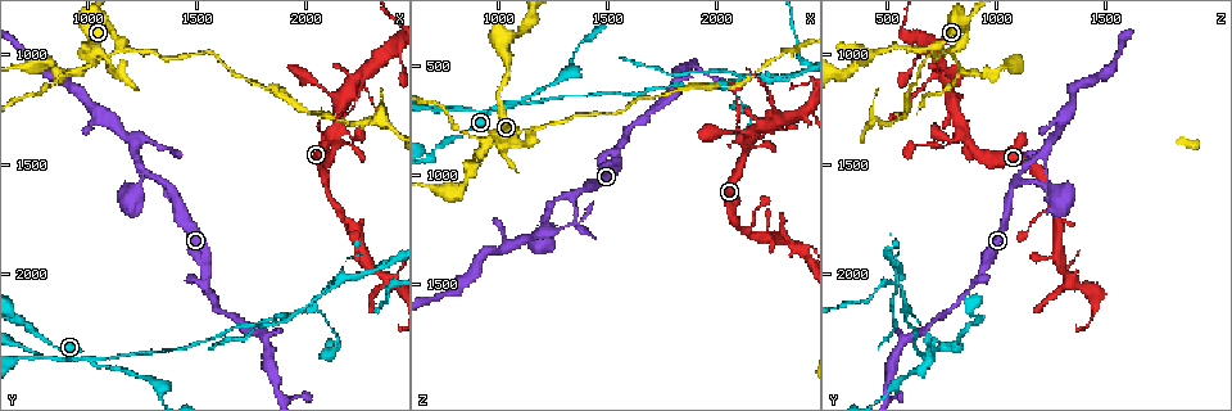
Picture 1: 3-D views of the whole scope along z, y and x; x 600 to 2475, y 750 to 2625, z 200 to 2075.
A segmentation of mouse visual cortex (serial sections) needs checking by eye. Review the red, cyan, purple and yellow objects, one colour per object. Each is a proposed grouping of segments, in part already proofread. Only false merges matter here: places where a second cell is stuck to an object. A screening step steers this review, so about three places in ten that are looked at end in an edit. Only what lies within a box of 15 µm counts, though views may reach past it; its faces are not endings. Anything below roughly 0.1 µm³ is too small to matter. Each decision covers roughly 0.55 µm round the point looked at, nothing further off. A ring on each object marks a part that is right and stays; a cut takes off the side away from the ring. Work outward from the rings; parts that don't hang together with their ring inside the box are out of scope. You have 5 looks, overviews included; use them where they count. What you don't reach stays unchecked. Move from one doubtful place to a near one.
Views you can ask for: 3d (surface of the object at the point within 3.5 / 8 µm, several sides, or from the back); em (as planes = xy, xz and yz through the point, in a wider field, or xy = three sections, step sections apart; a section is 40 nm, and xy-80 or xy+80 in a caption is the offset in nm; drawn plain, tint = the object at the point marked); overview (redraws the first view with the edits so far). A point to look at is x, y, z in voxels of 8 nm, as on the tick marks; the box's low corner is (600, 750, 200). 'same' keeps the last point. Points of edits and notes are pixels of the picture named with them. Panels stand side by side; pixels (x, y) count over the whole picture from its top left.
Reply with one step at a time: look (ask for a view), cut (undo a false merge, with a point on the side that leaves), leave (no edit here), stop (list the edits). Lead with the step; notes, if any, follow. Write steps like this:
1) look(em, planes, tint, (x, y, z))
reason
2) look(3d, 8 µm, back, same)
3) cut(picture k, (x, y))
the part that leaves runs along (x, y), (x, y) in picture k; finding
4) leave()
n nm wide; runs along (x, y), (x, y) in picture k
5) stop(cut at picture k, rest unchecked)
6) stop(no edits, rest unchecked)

look(3d, 8 µm, (1160, 940, 840))
branch point

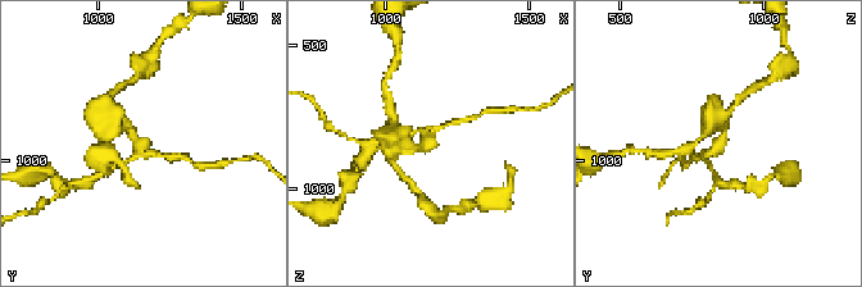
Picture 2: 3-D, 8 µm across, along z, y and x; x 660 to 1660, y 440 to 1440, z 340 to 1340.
look(em, xy, step 1, tint, (1150, 960, 840))
3 arms; arms of 150, 150, 200 nm

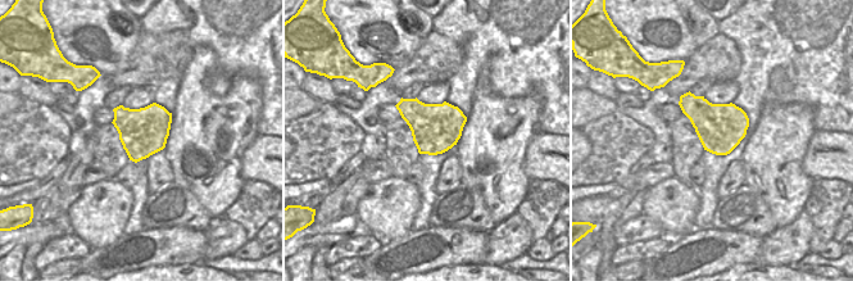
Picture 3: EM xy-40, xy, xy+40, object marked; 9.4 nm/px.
cut(picture 2, (169, 156))
a second cell is stuck on

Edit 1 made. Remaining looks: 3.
look(3d, 3.5 µm, (1020, 2400, 680))
calibre changes

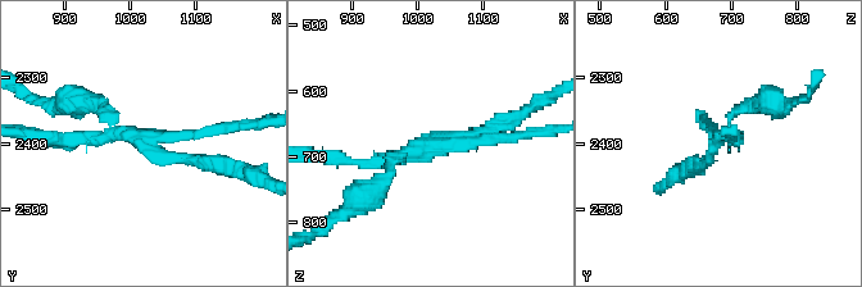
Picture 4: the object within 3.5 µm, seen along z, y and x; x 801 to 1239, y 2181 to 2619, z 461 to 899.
look(em, xy, step 5, tint, (1010, 2395, 690))
4 arms; arms of 100, 100, 150, 200 nm; need the tissue

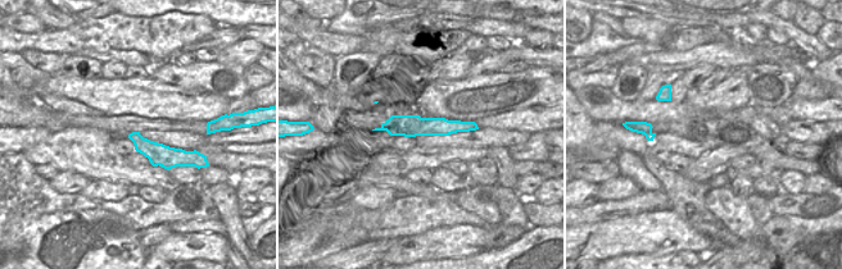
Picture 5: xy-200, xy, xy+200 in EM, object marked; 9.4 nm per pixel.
cut(picture 4, (490, 140))
two cells meet here

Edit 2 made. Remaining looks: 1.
stop(cut at picture 2, cut at picture 4, rest unchecked)

